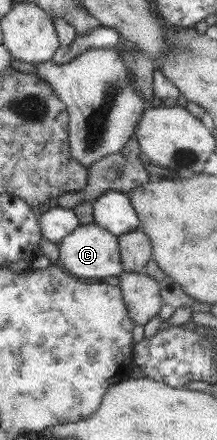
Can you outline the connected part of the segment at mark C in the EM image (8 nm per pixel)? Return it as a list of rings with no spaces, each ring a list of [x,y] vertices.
[[[79,225],[58,245],[59,261],[68,272],[83,279],[103,279],[105,276],[118,276],[122,266],[118,260],[117,236],[108,233],[97,225]]]

